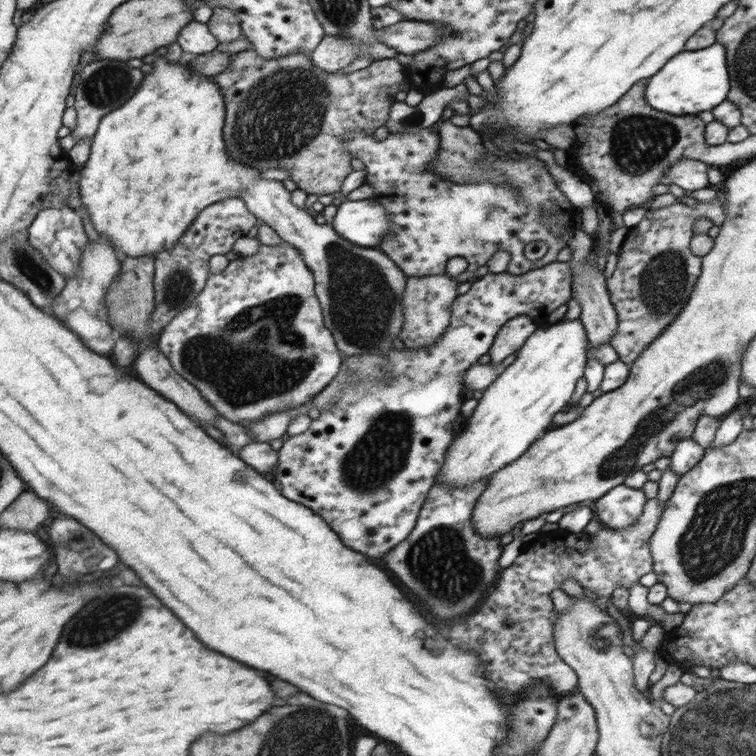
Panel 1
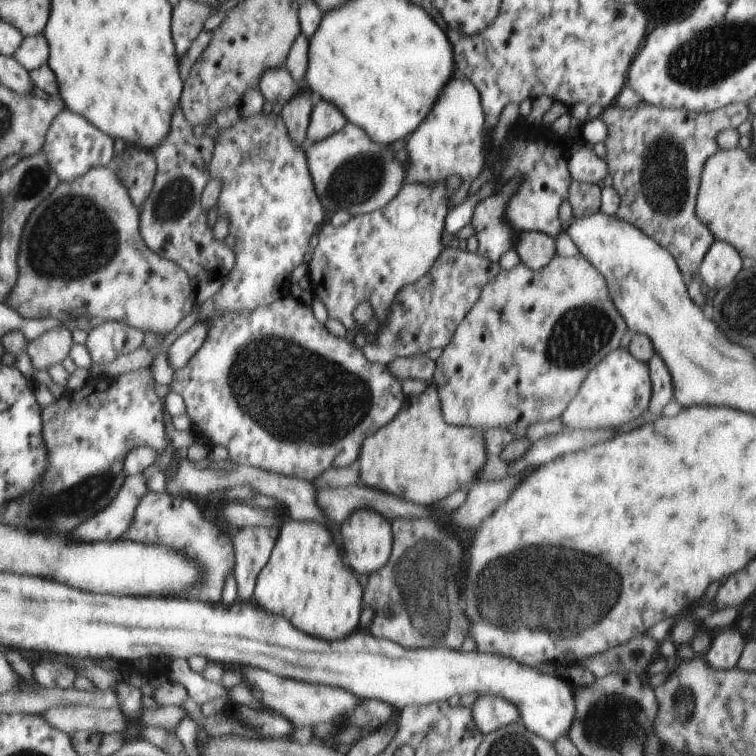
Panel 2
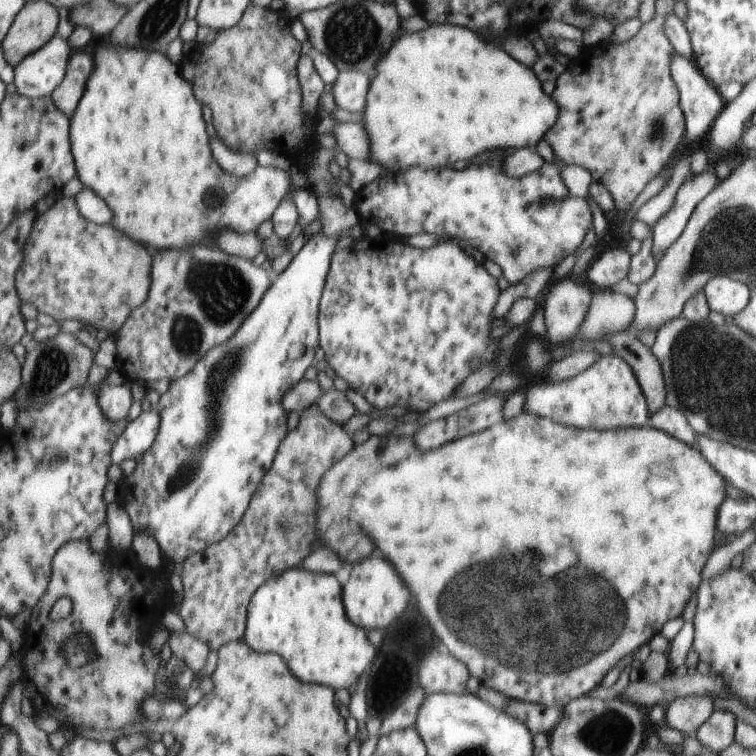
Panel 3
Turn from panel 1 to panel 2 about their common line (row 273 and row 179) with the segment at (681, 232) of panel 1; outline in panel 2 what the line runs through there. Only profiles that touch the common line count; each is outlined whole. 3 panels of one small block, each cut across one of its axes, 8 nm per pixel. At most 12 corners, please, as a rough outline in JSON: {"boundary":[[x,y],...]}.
{"boundary":[[644,100],[607,126],[615,214],[697,274],[713,232],[697,195],[747,104]]}

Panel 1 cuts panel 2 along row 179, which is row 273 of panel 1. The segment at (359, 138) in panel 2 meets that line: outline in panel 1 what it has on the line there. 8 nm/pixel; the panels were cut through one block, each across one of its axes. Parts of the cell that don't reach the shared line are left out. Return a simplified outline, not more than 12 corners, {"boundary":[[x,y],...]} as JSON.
{"boundary":[[158,58],[79,182],[128,257],[246,202],[314,274],[342,354],[388,354],[406,276],[234,162],[225,103]]}

